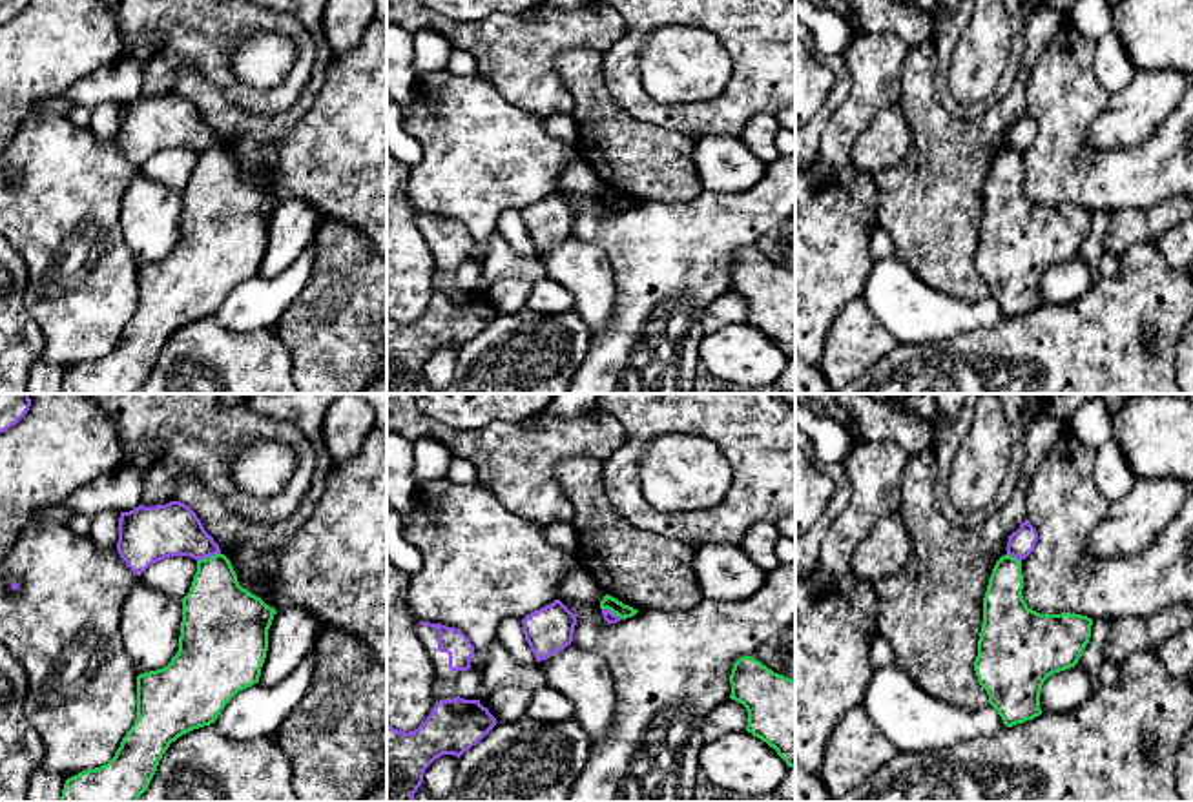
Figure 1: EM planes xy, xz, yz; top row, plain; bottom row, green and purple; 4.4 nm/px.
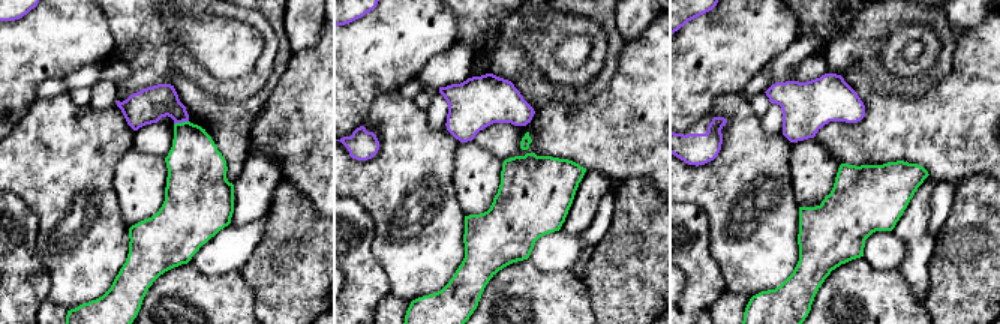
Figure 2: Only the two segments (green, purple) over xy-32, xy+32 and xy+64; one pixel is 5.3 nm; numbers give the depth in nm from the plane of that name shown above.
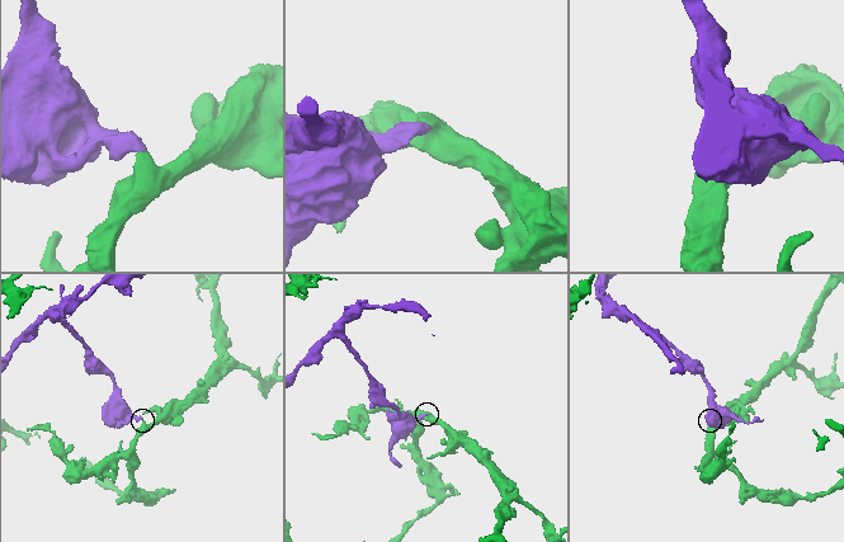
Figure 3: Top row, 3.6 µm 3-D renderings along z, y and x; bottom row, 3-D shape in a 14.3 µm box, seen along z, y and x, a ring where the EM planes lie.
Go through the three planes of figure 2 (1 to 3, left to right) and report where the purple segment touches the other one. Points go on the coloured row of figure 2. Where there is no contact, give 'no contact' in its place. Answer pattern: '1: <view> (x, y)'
1: xy-32 (180, 123)
2: no contact
3: no contact

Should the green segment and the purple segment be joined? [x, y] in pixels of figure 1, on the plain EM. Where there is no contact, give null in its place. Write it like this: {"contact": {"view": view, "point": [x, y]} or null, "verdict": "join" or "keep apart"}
{"contact": {"view": "xy", "point": [208, 150]}, "verdict": "keep apart"}

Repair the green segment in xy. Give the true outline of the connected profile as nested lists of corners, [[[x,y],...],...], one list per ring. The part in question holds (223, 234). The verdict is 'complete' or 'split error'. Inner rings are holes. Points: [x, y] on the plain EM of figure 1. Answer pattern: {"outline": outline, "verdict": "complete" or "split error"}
{"outline": [[[224,146],[199,151],[190,184],[181,193],[177,246],[166,259],[137,268],[135,315],[108,355],[66,372],[60,394],[137,394],[171,334],[213,315],[239,283],[259,273],[275,200],[239,177],[230,151]]], "verdict": "complete"}

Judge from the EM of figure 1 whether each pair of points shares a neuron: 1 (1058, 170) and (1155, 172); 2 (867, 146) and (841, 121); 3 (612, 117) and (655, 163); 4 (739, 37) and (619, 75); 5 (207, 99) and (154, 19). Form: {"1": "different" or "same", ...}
{"1": "same", "2": "different", "3": "same", "4": "same", "5": "different"}

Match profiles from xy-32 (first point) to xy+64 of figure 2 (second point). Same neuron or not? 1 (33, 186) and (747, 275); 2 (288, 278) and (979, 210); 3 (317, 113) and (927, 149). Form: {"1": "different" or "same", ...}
{"1": "same", "2": "same", "3": "same"}

